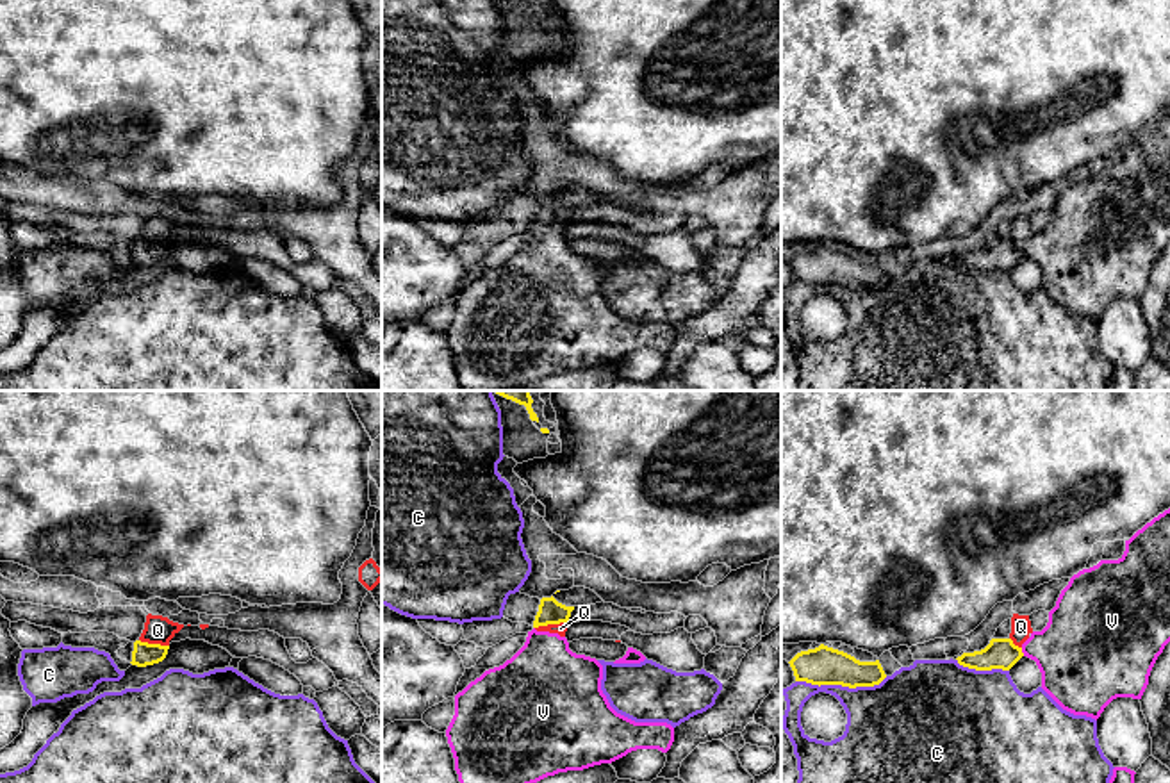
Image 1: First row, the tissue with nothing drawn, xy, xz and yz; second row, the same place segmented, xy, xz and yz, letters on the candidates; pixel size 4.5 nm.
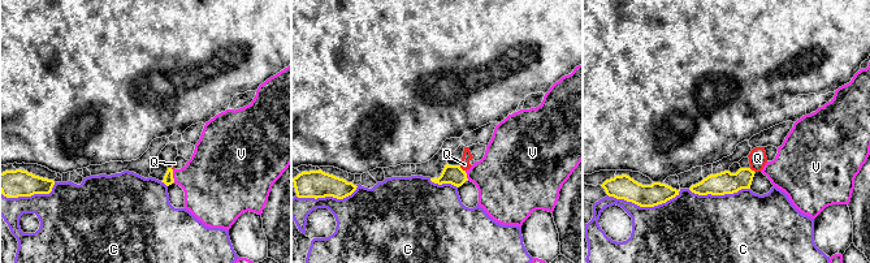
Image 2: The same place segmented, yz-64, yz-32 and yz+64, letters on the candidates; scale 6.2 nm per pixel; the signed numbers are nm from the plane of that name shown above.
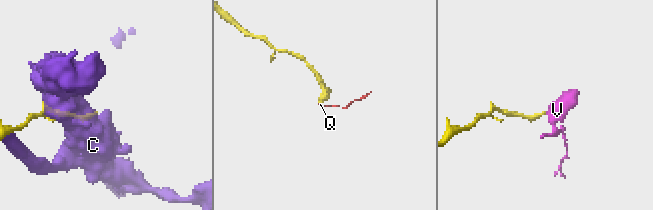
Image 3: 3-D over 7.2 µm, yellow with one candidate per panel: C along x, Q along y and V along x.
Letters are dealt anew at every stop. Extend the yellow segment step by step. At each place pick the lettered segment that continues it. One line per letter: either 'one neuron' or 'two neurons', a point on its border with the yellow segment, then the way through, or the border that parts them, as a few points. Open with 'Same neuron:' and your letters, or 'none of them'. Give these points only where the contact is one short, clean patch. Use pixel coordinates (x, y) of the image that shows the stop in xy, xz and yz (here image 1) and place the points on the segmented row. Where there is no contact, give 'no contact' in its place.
Same neuron: V
C: two neurons; meets yellow in yz at (840, 684)
Q: two neurons; meets yellow in xz at (550, 623); border along xz (566, 621), (535, 628)
V: one neuron; meets yellow in yz at (1021, 651); runs through yz (1001, 653), (1021, 651), (1076, 653)

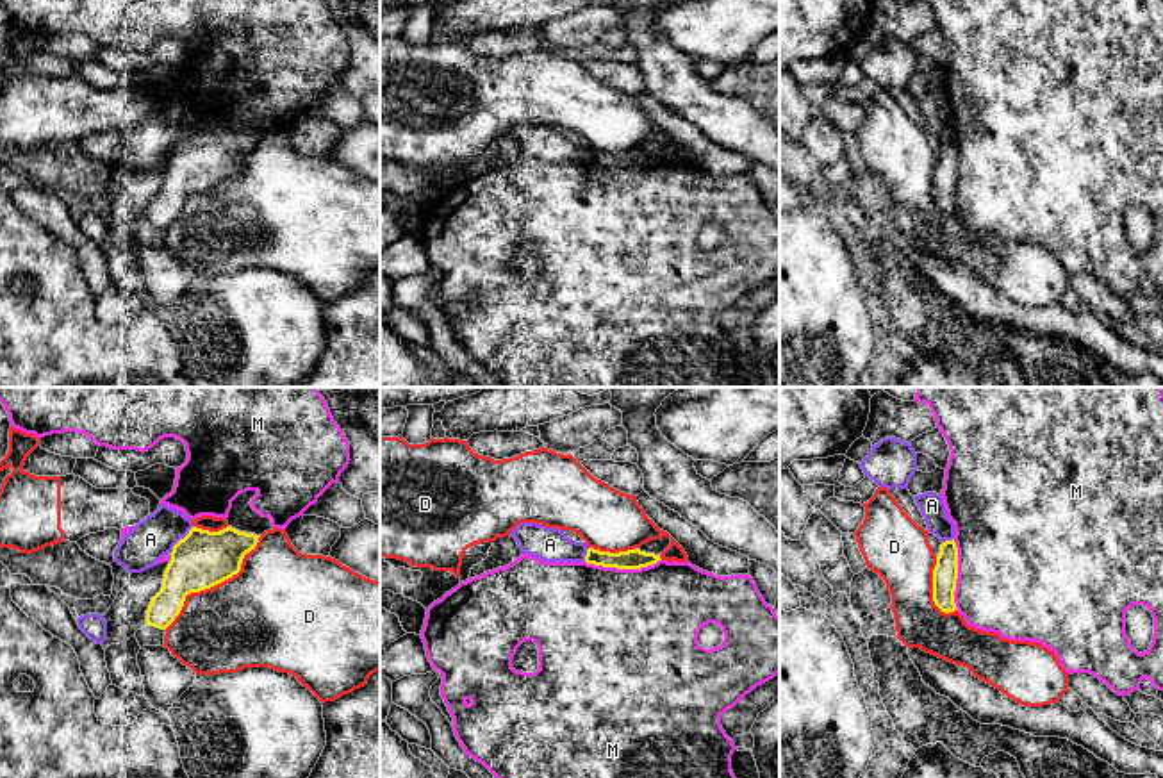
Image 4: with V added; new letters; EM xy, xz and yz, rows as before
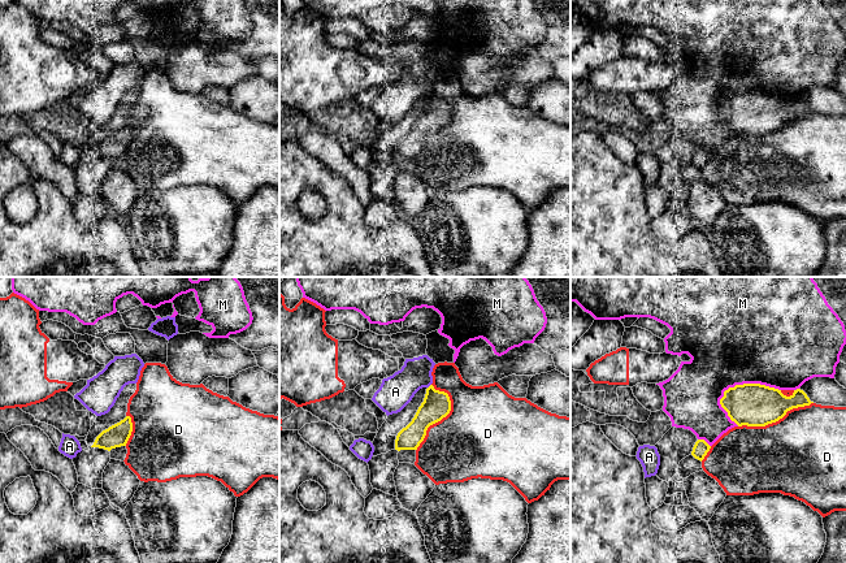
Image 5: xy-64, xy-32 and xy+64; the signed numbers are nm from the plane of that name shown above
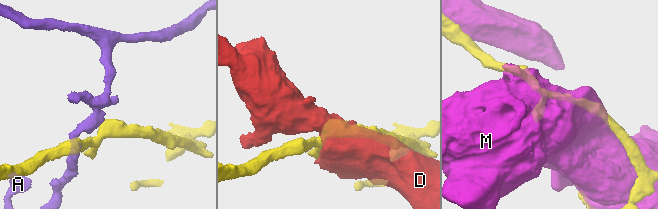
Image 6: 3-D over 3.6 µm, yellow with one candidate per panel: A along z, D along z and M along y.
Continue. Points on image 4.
Same neuron: none of them
A: two neurons; meets yellow in xy at (181, 539); border along xy (193, 527), (170, 552)
D: two neurons; meets yellow in xy at (213, 586)
M: two neurons; meets yellow in xz at (623, 568)

